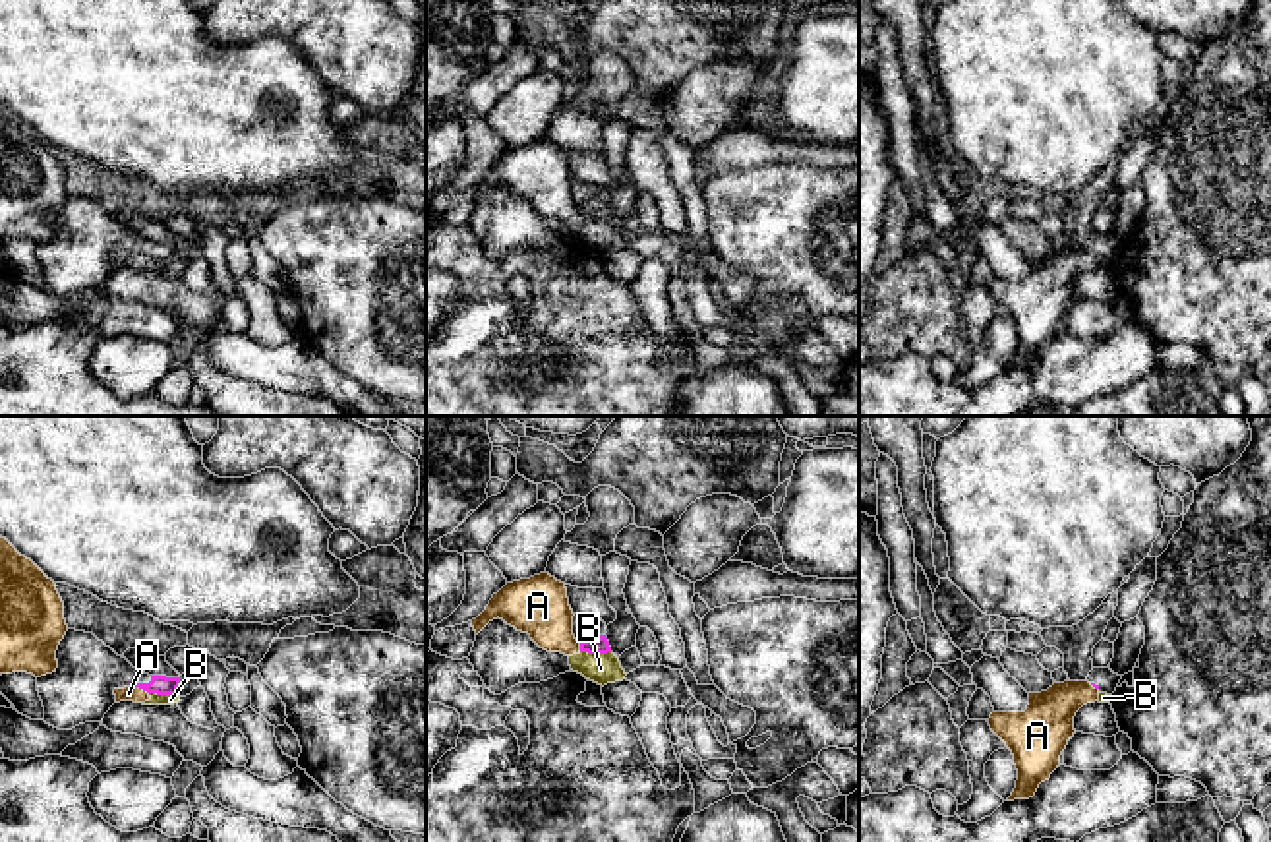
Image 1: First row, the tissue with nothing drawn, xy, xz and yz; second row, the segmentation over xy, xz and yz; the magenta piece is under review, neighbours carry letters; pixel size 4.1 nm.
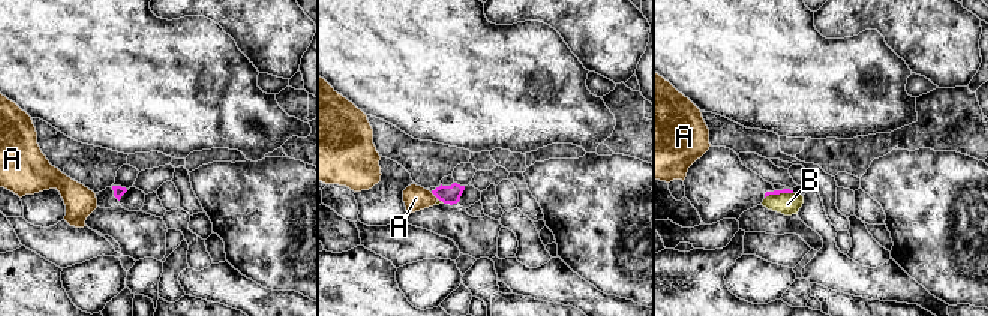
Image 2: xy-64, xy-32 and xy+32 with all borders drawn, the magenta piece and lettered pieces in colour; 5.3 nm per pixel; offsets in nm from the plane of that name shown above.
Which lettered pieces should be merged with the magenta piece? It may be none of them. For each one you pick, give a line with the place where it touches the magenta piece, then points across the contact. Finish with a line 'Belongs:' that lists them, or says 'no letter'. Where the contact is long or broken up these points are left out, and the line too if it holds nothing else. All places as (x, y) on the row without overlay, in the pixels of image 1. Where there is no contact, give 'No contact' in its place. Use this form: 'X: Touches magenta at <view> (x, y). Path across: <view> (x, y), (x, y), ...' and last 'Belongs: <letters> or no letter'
Belongs: no letter

